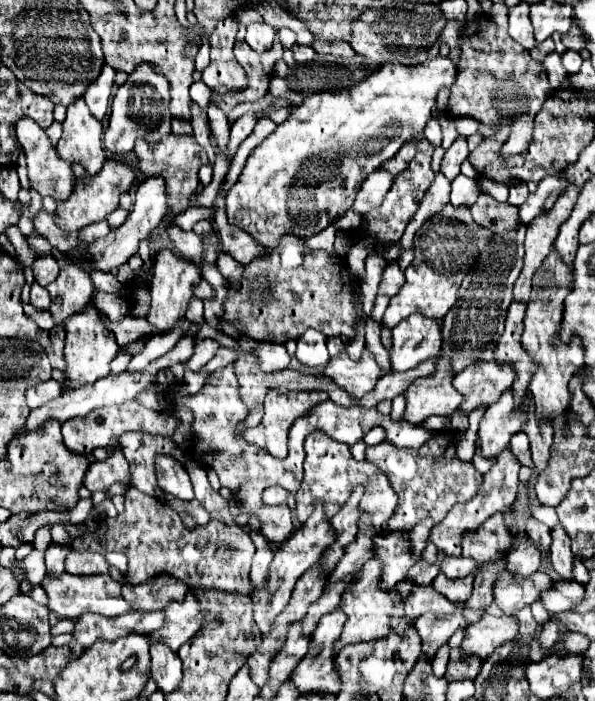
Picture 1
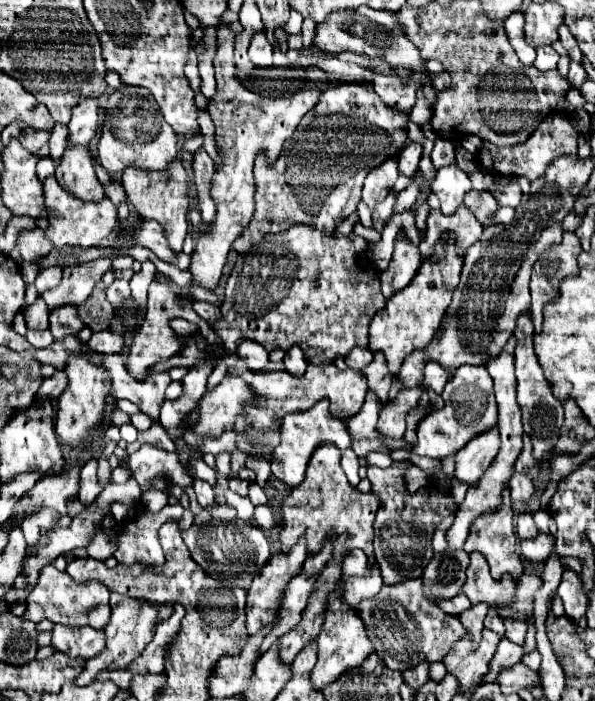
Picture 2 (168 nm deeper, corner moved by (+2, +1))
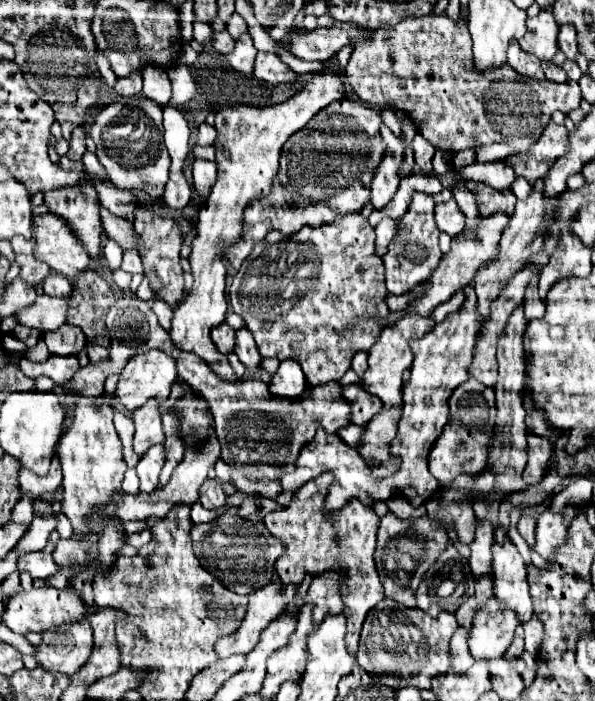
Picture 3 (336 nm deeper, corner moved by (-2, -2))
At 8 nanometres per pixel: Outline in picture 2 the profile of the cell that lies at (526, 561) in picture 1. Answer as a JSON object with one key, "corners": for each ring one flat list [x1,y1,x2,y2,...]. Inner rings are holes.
{"corners":[[538,533,534,539,522,541,522,555,530,563,544,563,554,553,554,537,548,533]]}

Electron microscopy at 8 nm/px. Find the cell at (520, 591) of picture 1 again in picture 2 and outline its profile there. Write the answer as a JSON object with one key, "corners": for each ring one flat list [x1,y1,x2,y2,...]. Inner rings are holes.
{"corners":[[470,553,470,567,466,571,468,579,462,587,462,593,472,603,488,603,488,605,510,605,516,581,512,577,504,577,502,581,494,581,490,575,490,567,482,553]]}

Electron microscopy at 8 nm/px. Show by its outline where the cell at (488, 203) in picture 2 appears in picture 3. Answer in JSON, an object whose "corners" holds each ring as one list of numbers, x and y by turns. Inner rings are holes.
{"corners":[[460,182,460,184,454,186,454,200,458,202,460,210,462,210,468,218,480,216,480,212,478,212,478,204,476,204,476,198,474,198,474,194,464,186,464,182]]}

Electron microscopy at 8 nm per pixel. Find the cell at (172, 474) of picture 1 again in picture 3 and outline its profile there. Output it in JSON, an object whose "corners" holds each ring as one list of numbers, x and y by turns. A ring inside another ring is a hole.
{"corners":[[156,444,152,446,138,462,136,472,140,478,140,492,152,492,158,486,158,476,160,470,166,462,166,454,164,454,164,446]]}

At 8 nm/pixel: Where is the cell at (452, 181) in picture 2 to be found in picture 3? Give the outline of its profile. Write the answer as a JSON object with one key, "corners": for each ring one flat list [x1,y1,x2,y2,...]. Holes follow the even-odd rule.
{"corners":[[456,200,436,204,436,224,442,232,448,232,450,236,458,236,458,232,464,230,464,218,466,216,458,208]]}

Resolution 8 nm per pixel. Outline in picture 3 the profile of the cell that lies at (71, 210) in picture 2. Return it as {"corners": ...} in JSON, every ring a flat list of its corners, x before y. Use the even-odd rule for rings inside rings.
{"corners":[[52,212,34,218,34,240,34,256,66,278,80,276,90,264,90,256,74,230]]}

